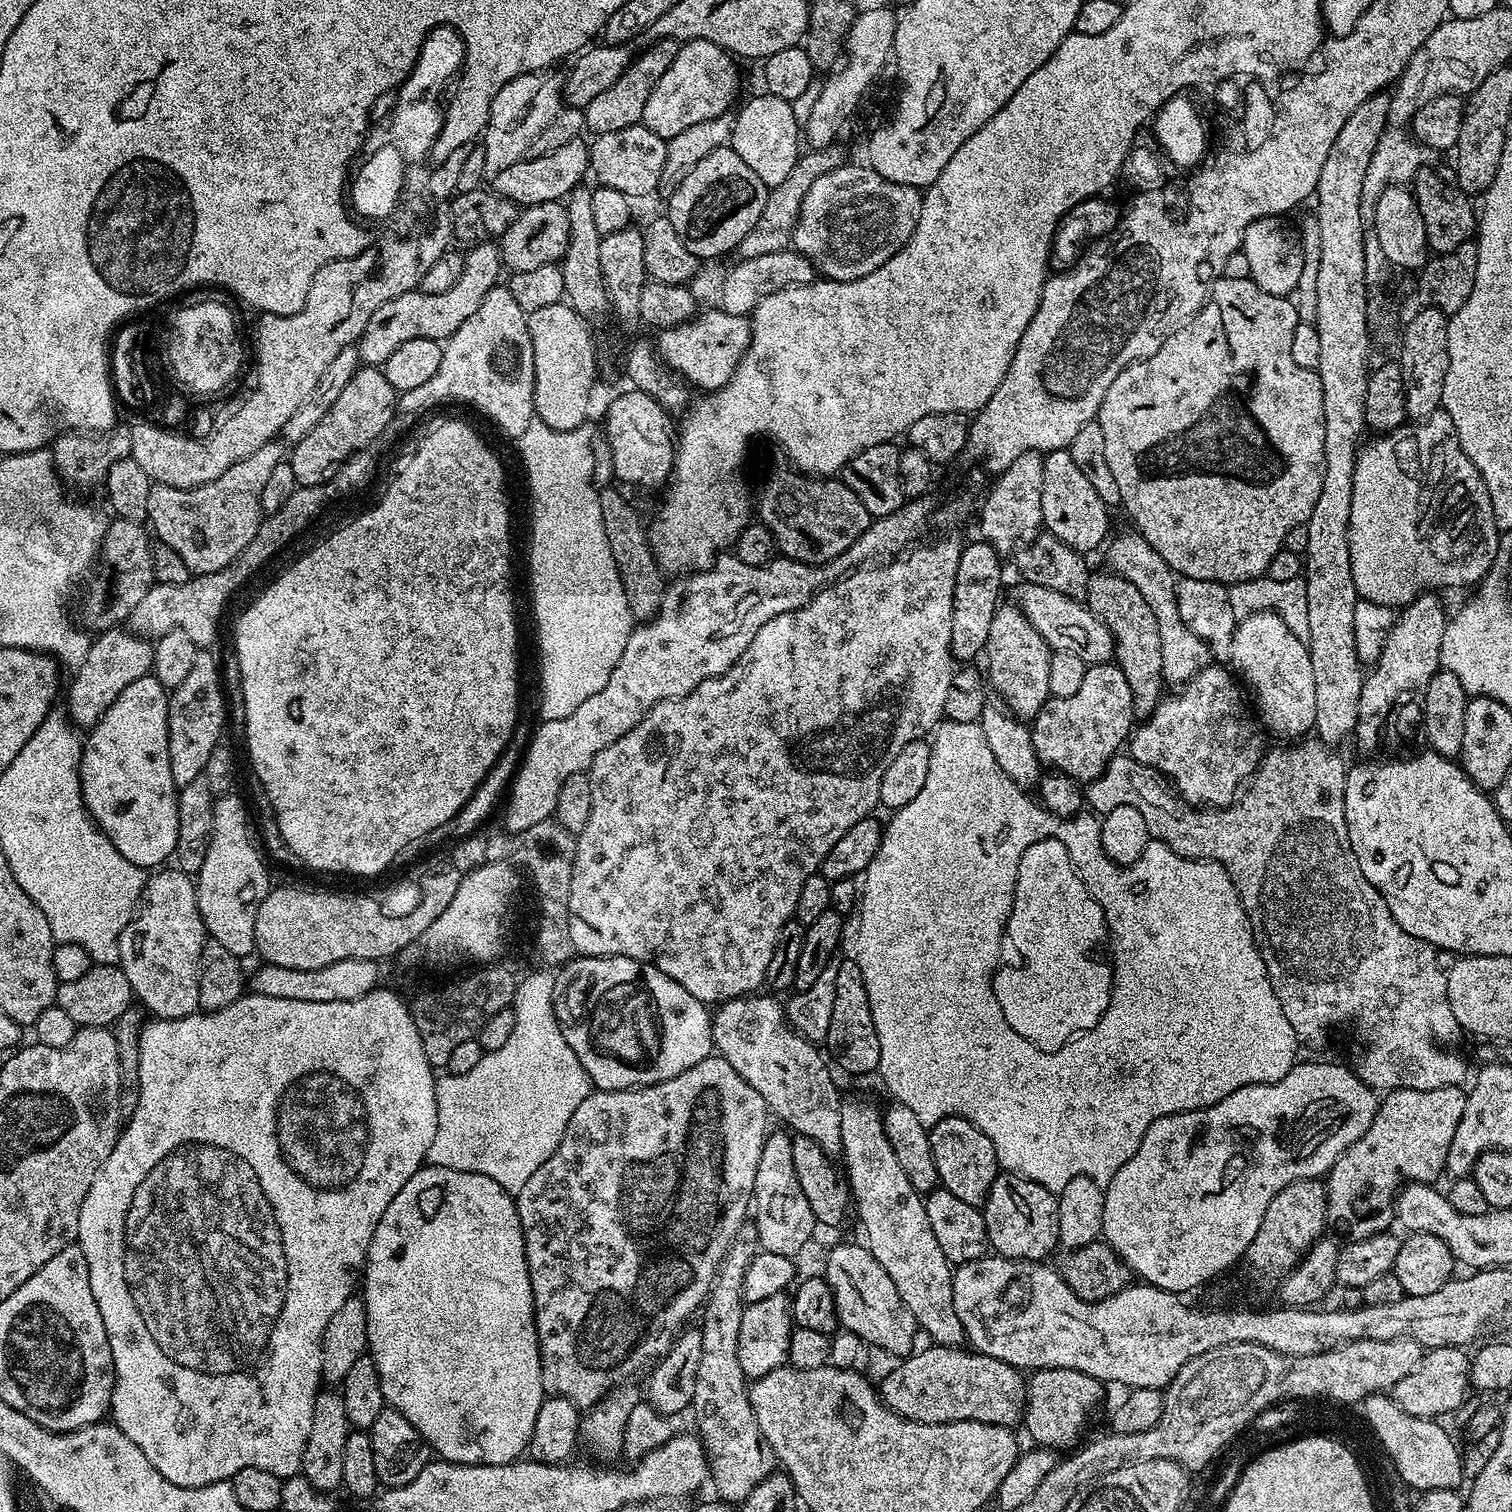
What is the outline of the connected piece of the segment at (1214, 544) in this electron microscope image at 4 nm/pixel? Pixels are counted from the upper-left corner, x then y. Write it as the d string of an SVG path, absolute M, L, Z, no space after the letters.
M1221 275L1220 279L1215 280L1212 284L1208 301L1198 310L1195 318L1189 324L1182 325L1174 334L1167 336L1162 342L1162 346L1158 346L1158 350L1154 354L1150 354L1150 358L1126 366L1122 370L1122 374L1118 374L1118 378L1114 378L1114 382L1110 382L1110 390L1106 390L1106 398L1102 398L1102 406L1098 410L1095 420L1102 426L1102 434L1106 437L1106 463L1110 465L1110 471L1114 473L1114 482L1118 482L1120 504L1128 511L1129 518L1136 523L1133 524L1135 531L1144 536L1146 542L1150 542L1150 546L1154 546L1154 550L1158 550L1158 554L1162 554L1162 558L1166 558L1168 565L1176 571L1177 577L1208 579L1210 582L1218 582L1227 586L1247 580L1256 580L1265 575L1274 554L1278 554L1280 549L1284 547L1286 534L1290 534L1290 530L1294 530L1294 526L1307 524L1310 514L1314 510L1314 502L1318 502L1318 494L1322 490L1322 478L1324 477L1324 447L1326 446L1326 422L1322 418L1322 382L1316 369L1298 366L1298 362L1294 362L1294 357L1290 355L1290 346L1294 343L1294 330L1299 325L1298 310L1294 310L1289 297L1266 294L1266 290L1259 288L1250 278L1226 278Z

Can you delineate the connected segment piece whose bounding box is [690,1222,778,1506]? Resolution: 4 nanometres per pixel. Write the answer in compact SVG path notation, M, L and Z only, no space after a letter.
M744 1223L720 1262L720 1271L702 1305L704 1317L698 1321L702 1334L702 1359L698 1361L698 1378L694 1382L690 1412L696 1415L695 1431L708 1453L711 1487L716 1487L715 1495L719 1499L733 1506L743 1504L754 1486L778 1468L774 1450L766 1442L758 1418L754 1418L748 1397L749 1385L742 1366L738 1366L738 1330L742 1330L742 1314L746 1307L742 1278L746 1278L746 1270L756 1257L759 1242L755 1223Z

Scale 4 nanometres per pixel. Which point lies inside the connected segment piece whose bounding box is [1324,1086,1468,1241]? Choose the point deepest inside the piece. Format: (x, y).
(1410, 1137)

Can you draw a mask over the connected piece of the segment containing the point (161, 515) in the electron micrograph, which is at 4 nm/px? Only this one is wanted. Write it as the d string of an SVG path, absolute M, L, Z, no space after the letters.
M273 442L262 446L262 450L254 450L250 458L234 462L234 466L230 466L226 474L214 478L214 482L197 488L153 483L148 495L148 520L155 539L172 547L182 562L186 562L189 573L217 572L230 566L230 562L250 546L250 538L258 534L262 519L262 486L266 486L274 466L278 466L285 456L285 445Z

